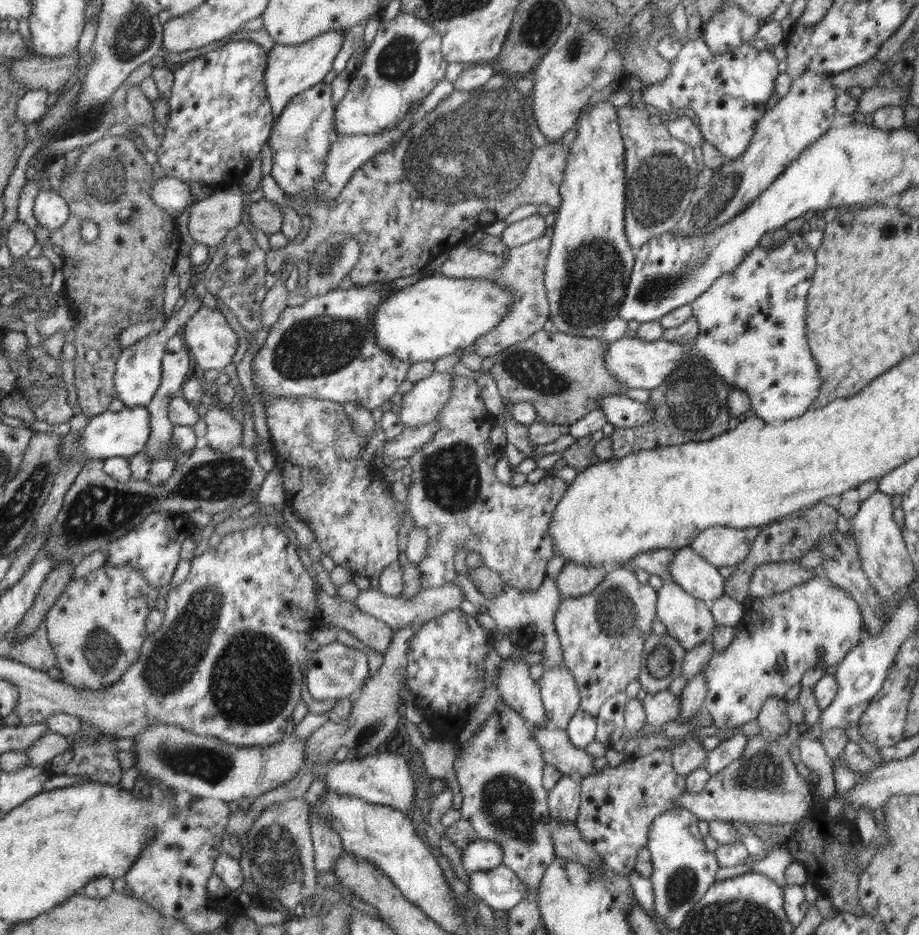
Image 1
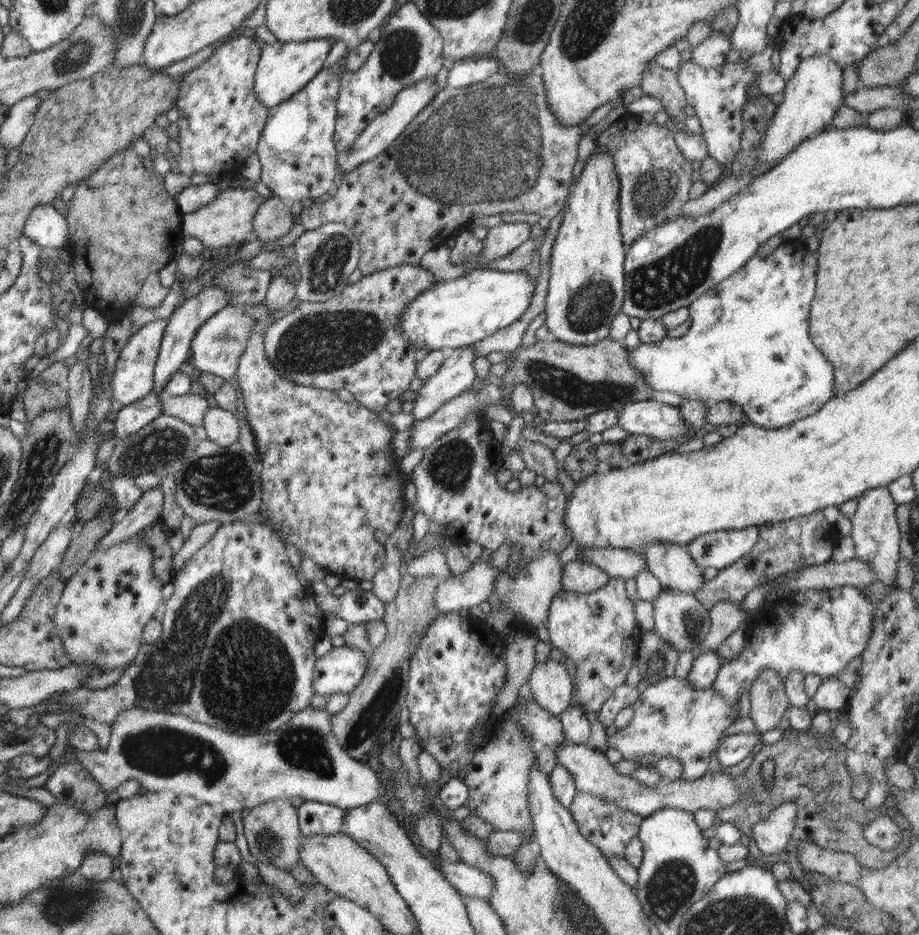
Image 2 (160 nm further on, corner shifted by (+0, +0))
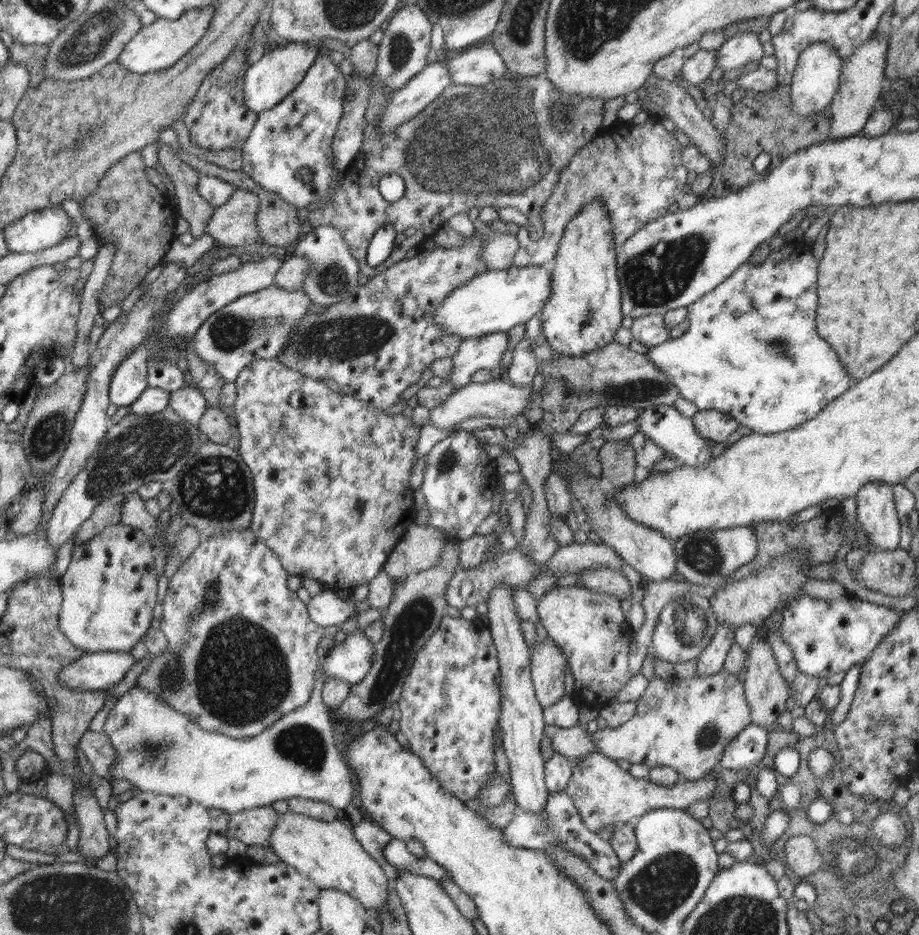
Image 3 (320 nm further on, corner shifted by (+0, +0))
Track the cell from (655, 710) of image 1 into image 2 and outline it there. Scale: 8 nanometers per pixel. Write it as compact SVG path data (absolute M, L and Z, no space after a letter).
M672 676L664 678L656 684L650 684L638 699L631 704L634 714L632 720L621 729L614 729L608 735L608 746L615 748L622 753L622 757L627 760L636 761L638 757L654 754L657 759L663 757L672 757L682 763L684 767L682 778L687 781L699 779L706 771L709 771L709 763L712 752L716 746L725 737L724 730L734 723L738 714L740 714L738 705L732 705L720 694L716 694L713 687L706 690L698 690L688 686L687 680L681 680Z

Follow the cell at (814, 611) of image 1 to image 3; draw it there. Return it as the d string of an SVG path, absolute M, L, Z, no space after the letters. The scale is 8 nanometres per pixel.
M848 592L836 600L823 601L800 594L791 599L788 606L783 609L782 623L778 630L780 630L780 640L792 650L798 671L824 681L826 678L839 672L846 672L854 666L862 666L882 638L886 637L892 628L898 625L898 619L900 619L900 611L859 599L856 595Z

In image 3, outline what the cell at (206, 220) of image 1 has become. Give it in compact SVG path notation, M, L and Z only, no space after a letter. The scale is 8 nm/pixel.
M235 188L228 202L214 210L207 233L224 246L253 248L260 239L256 224L258 202L257 194Z

